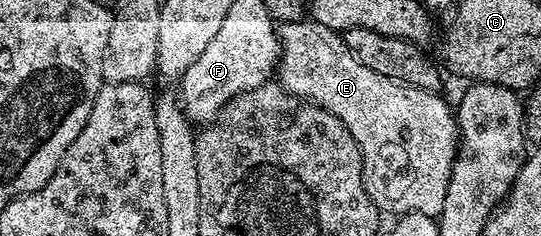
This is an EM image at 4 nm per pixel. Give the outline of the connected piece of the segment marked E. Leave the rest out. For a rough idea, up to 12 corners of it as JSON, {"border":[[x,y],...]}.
{"border":[[278,26],[277,81],[337,115],[384,214],[438,218],[459,123],[336,30]]}

